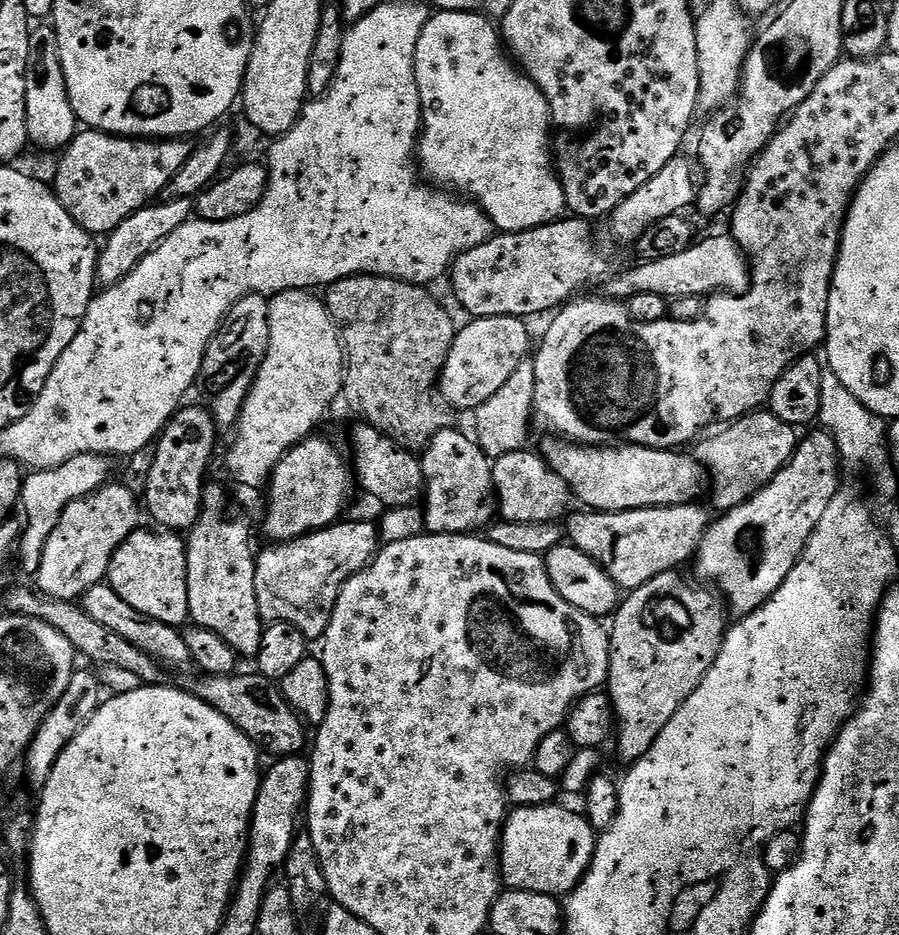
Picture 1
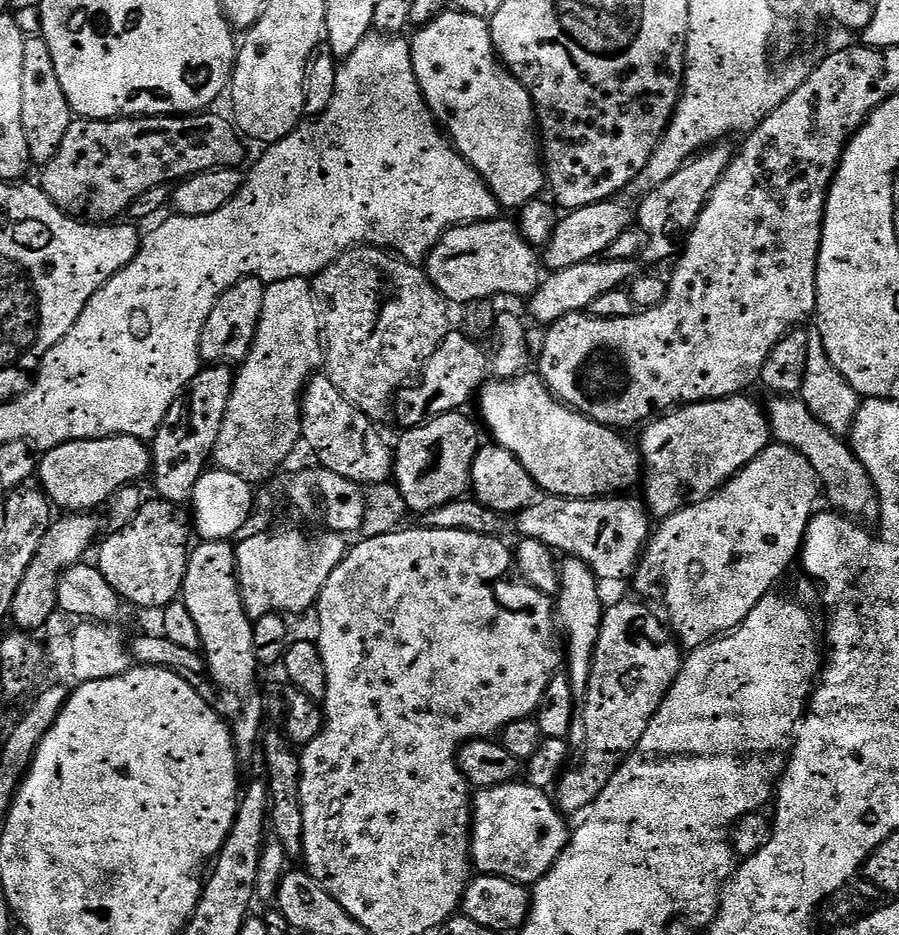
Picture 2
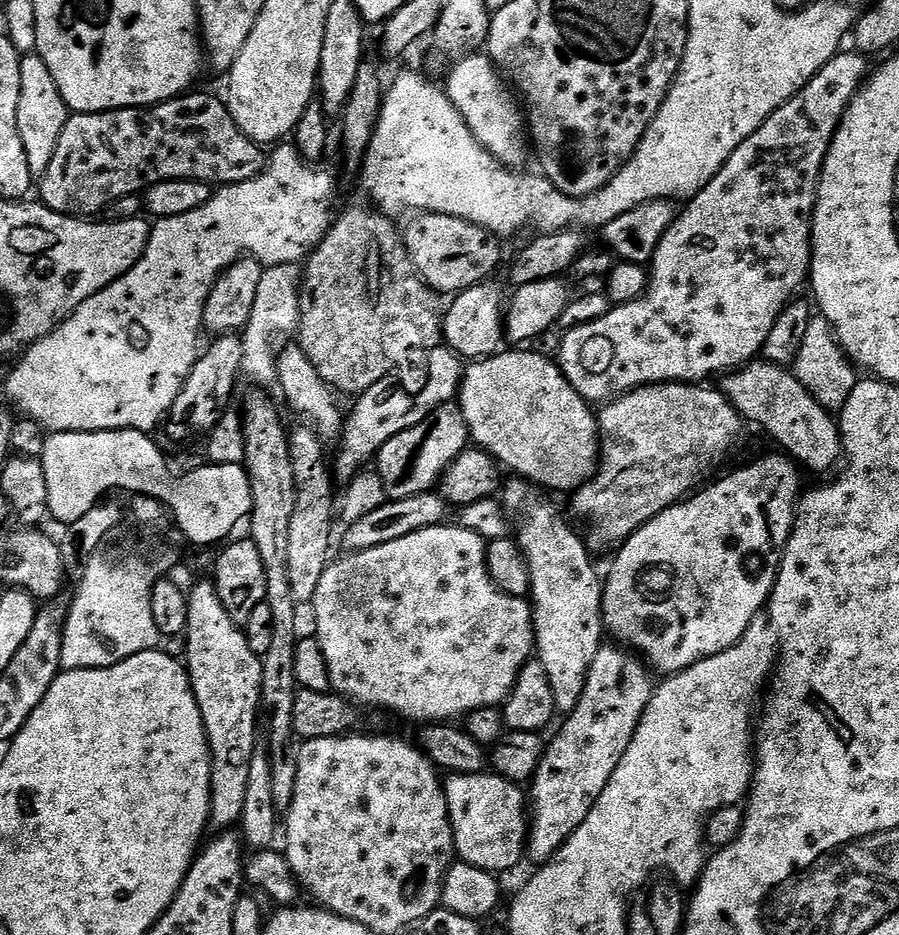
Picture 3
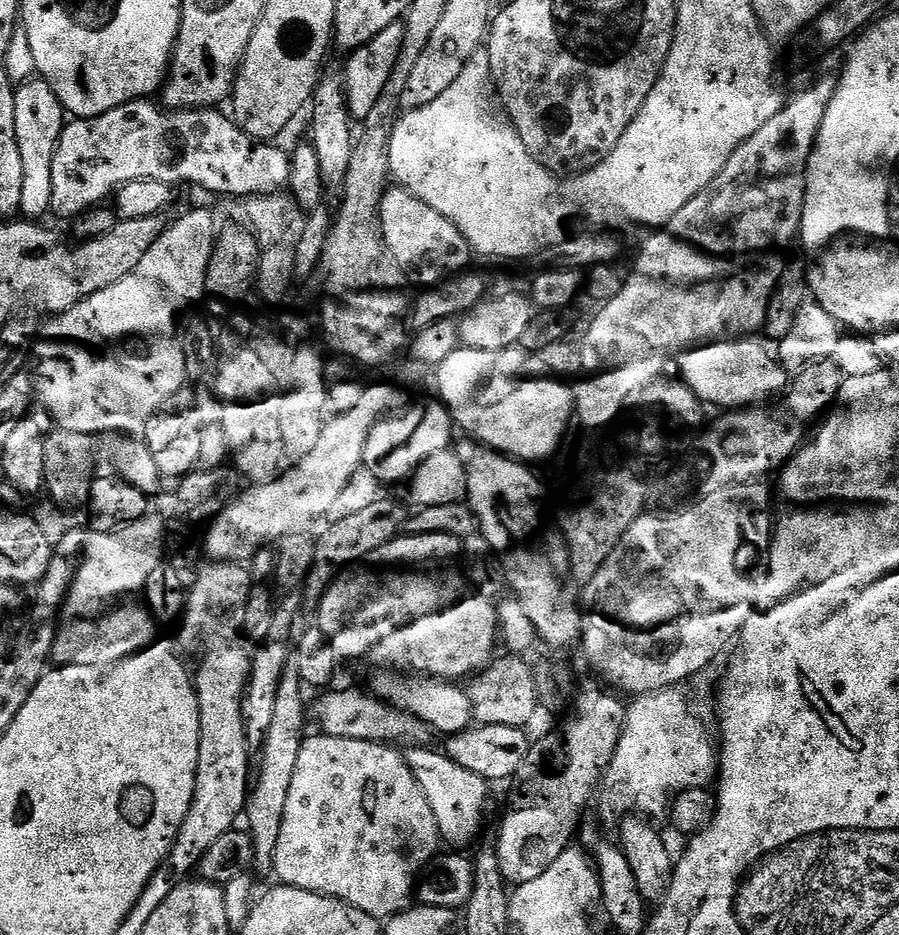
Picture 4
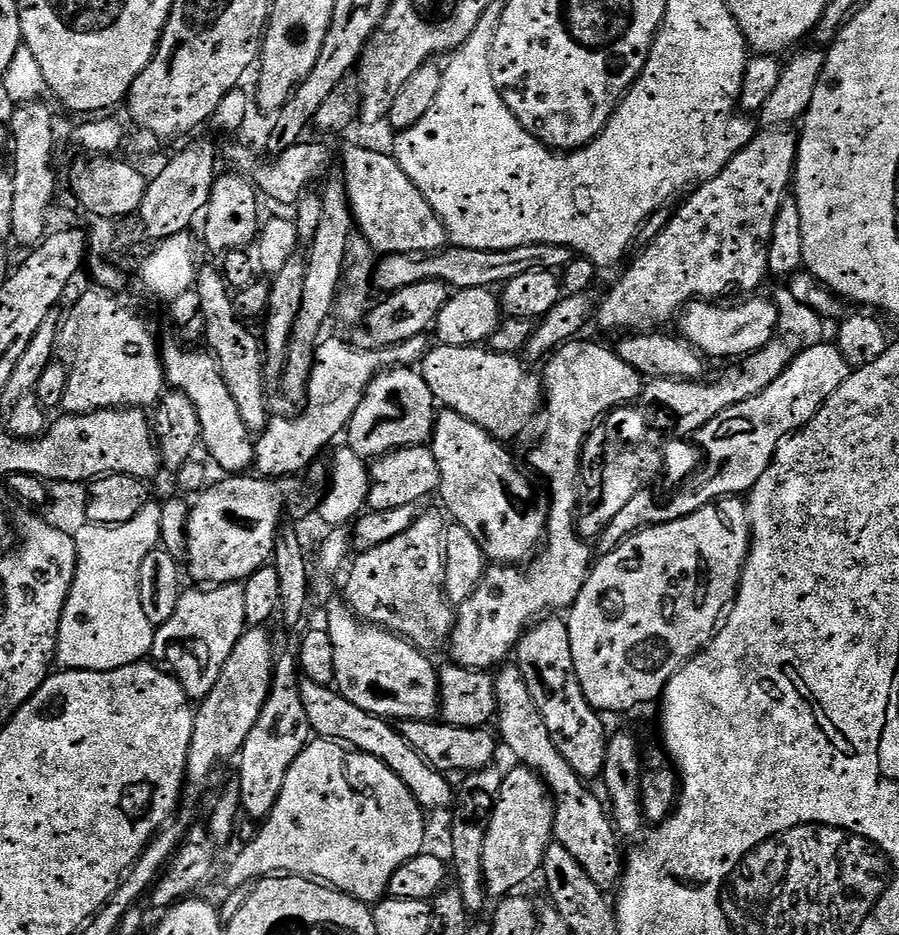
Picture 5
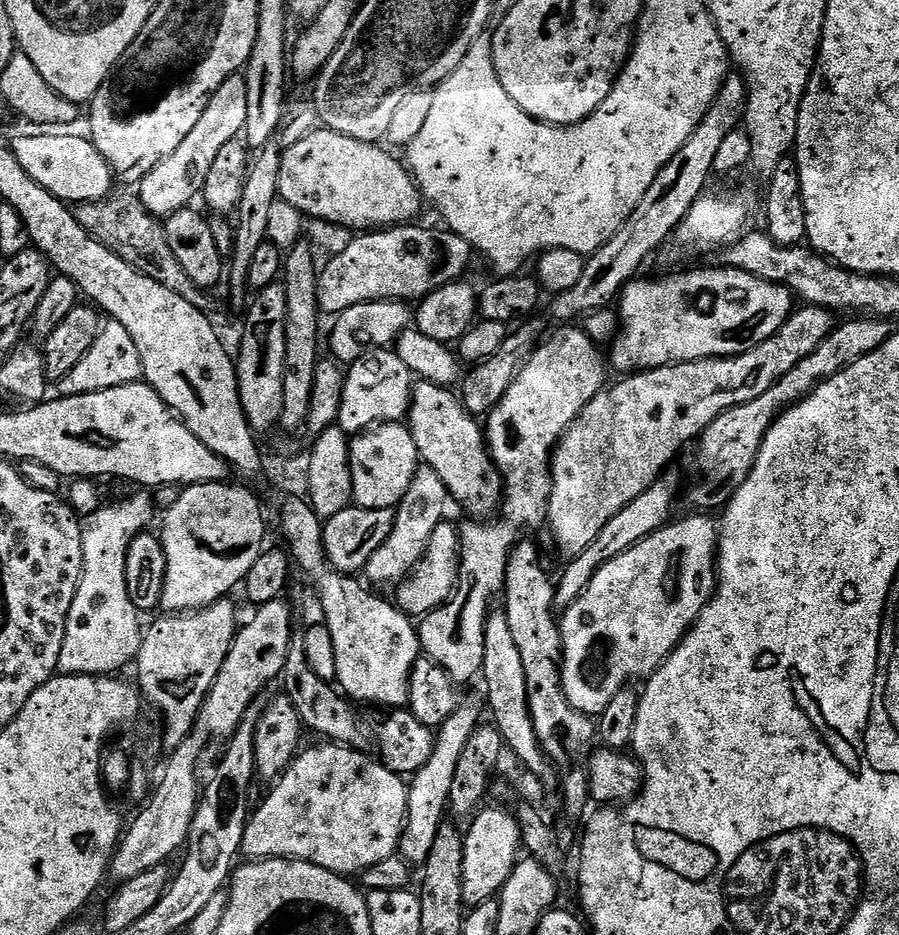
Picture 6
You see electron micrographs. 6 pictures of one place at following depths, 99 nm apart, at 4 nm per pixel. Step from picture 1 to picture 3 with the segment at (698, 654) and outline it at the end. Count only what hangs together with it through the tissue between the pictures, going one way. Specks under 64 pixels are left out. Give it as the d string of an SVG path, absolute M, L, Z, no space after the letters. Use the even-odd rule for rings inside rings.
M604 646L597 655L588 675L584 693L577 708L567 717L564 729L545 747L540 766L530 781L530 800L536 803L536 813L530 816L530 831L526 845L526 856L533 860L536 866L543 866L556 855L556 851L572 837L574 830L582 826L586 814L598 802L602 790L610 782L614 770L622 762L628 747L636 737L640 719L648 710L652 700L654 684L653 673L647 663L639 655L625 650L620 646Z

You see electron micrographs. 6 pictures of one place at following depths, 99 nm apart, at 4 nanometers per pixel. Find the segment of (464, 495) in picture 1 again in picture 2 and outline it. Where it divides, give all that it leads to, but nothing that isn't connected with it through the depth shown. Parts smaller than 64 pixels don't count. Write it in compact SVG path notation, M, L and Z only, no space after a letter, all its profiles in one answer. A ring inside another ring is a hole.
M463 411L446 412L443 416L436 416L426 420L414 428L407 429L404 437L394 444L394 483L402 494L409 513L423 514L449 503L451 500L461 499L469 491L472 483L472 467L476 453L482 447L482 439L476 433L476 428L464 417Z

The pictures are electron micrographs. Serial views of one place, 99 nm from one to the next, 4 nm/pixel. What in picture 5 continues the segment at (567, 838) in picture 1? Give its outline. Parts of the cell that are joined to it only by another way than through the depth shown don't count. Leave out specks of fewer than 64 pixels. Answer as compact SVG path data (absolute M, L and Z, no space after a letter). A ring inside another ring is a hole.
M304 680L301 681L300 690L304 708L308 713L310 729L317 737L343 743L357 751L378 757L384 765L394 770L398 778L402 779L403 784L414 794L415 800L425 809L444 808L451 800L453 803L454 786L452 788L448 782L449 777L437 771L429 765L427 760L417 754L417 751L406 742L399 729L389 721L359 709L337 689L329 685Z

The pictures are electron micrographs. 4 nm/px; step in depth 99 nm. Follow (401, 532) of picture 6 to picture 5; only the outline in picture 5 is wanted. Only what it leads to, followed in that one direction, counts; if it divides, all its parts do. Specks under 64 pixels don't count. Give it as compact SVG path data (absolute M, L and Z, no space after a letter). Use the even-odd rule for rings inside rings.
M425 511L398 538L390 538L390 542L374 550L359 553L347 569L348 585L342 593L348 607L360 619L397 633L424 650L447 645L458 620L446 595L446 540L442 535L446 523L441 516Z

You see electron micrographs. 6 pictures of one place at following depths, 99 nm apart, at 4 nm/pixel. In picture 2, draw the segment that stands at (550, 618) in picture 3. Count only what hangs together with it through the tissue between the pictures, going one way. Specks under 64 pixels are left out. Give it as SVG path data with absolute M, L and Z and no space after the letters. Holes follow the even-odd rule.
M569 557L561 563L560 569L560 590L556 596L556 614L563 633L565 630L570 640L571 647L569 650L567 647L566 650L566 658L567 661L569 658L570 664L568 666L567 663L566 672L571 682L572 697L582 700L588 692L592 658L596 652L604 605L602 606L602 596L598 590L599 581L583 561Z

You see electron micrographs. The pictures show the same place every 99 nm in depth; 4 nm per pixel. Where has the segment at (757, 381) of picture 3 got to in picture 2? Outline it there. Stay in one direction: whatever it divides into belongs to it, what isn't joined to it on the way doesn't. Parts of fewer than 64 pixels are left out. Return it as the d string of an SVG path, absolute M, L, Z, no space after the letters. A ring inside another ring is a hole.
M776 396L772 400L766 406L766 415L772 428L773 439L777 443L798 450L806 457L819 476L825 501L828 500L831 503L829 505L835 511L849 517L861 521L866 520L864 522L868 524L871 524L870 522L877 523L881 512L880 499L869 472L862 465L851 445L837 433L829 430L820 420L814 418L812 411L806 407L803 399L796 396Z

